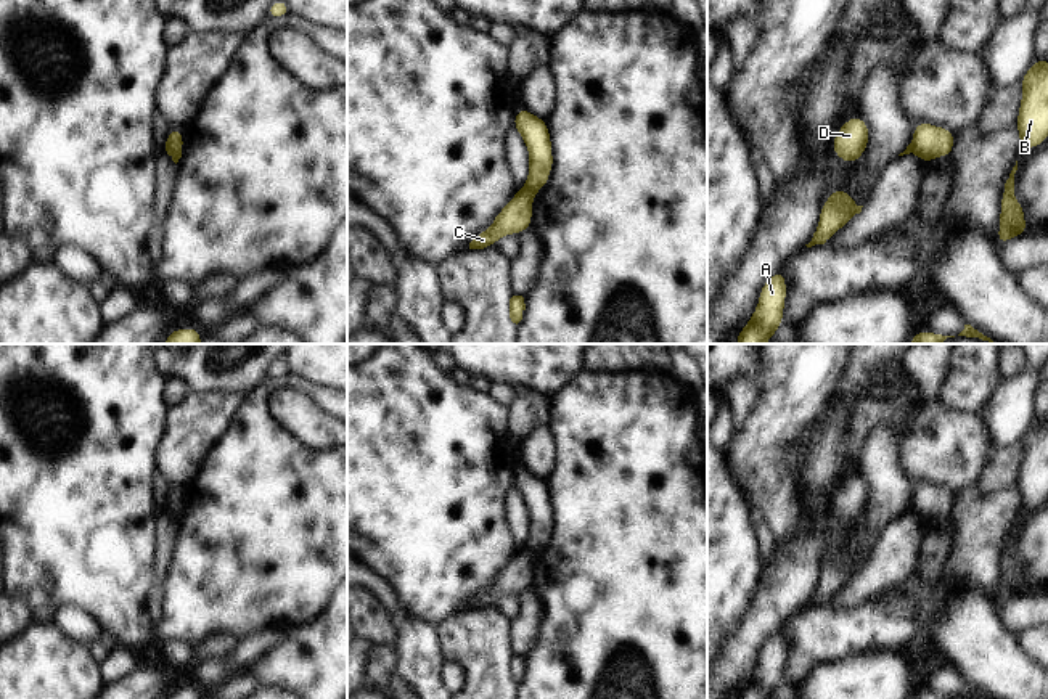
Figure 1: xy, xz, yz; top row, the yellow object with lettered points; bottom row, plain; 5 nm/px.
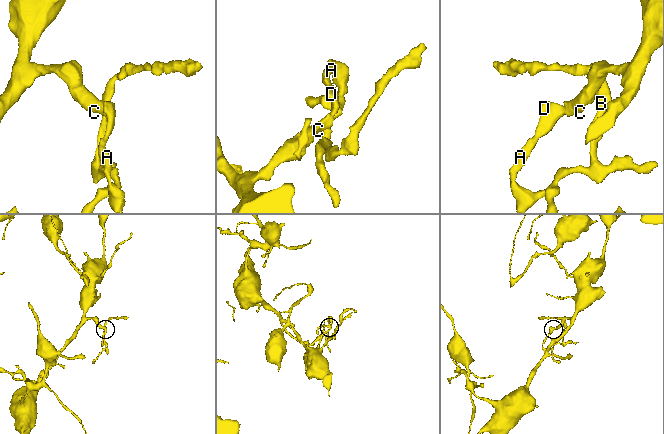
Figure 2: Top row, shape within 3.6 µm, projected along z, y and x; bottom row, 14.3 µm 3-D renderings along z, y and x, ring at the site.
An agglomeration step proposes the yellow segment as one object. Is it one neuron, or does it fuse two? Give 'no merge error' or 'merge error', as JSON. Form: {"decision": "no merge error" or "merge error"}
{"decision": "merge error"}

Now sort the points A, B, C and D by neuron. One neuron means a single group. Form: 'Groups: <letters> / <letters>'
Groups: A B D / C.

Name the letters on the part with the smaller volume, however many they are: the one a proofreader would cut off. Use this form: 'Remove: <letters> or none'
Remove: A, B, D

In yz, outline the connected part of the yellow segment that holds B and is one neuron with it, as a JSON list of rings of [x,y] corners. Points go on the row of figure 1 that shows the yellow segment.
[[[1048,59],[1032,61],[1021,79],[1022,98],[1016,127],[1019,145],[1034,149],[1048,138]]]

